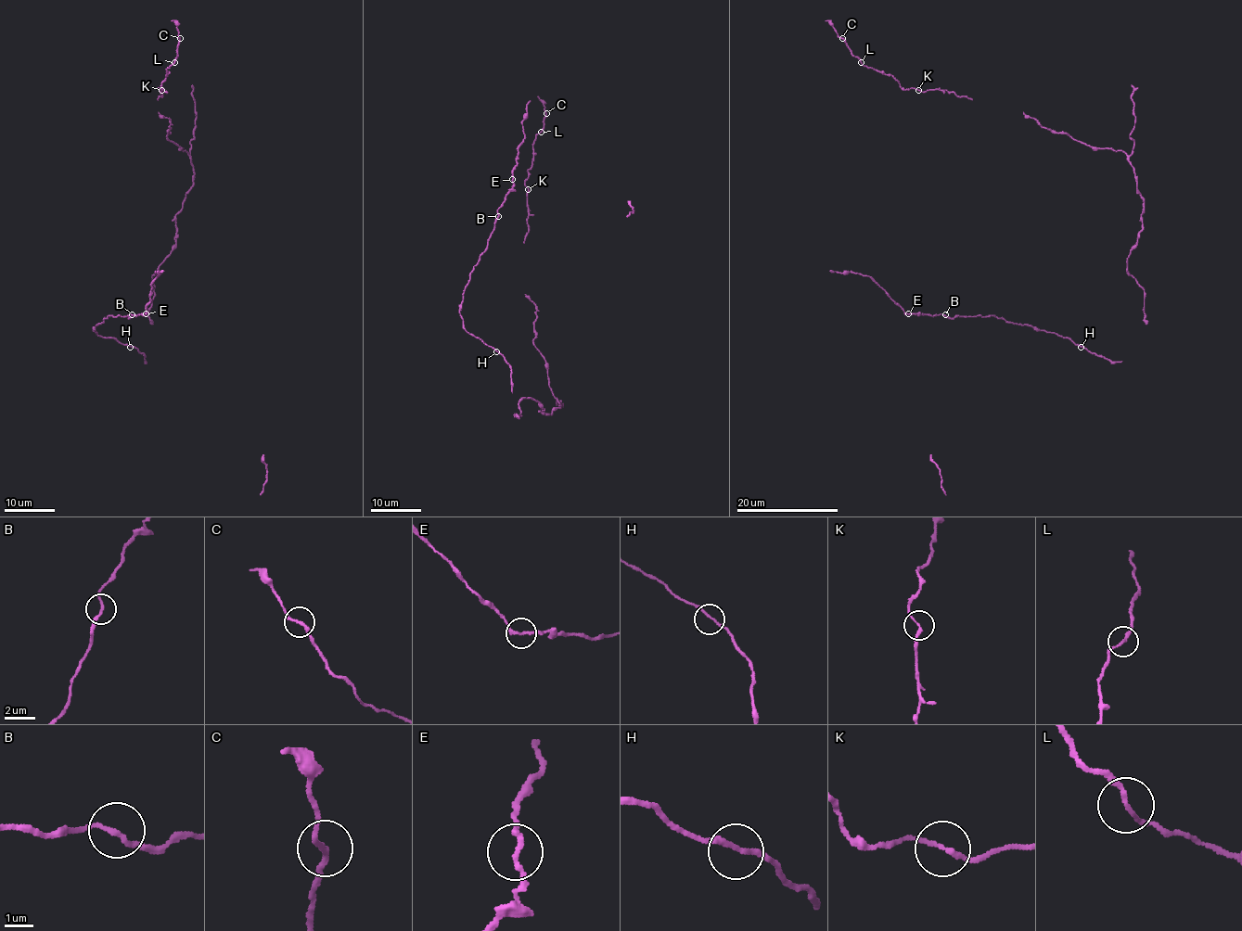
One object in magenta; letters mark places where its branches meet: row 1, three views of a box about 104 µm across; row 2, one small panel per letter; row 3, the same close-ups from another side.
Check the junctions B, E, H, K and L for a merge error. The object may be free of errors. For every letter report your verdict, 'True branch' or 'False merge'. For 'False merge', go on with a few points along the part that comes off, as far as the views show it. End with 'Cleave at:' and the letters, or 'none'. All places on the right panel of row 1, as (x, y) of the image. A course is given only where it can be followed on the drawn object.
B: True branch
E: True branch
H: True branch
K: True branch
L: False merge. Course of the part to remove: (861, 62), (832, 24), (825, 20)
Cleave at: L

